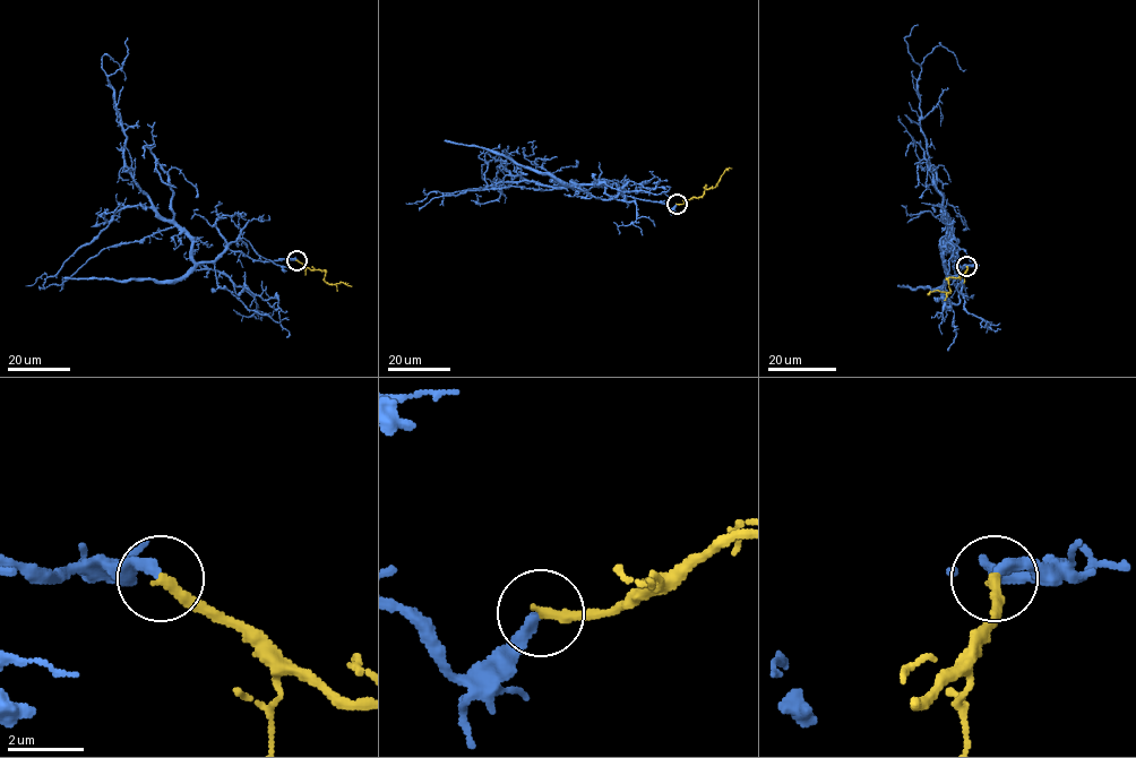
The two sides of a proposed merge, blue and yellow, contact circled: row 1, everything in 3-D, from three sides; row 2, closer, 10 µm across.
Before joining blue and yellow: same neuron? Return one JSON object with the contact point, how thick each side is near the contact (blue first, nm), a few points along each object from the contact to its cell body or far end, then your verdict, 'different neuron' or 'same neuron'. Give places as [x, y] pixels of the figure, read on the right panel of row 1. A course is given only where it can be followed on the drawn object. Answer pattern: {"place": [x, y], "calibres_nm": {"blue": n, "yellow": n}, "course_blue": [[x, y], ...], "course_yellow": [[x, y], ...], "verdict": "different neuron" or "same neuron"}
{"place": [966, 266], "calibres_nm": {"blue": 300, "yellow": 280}, "course_blue": [[966, 266], [955, 252], [941, 263], [948, 222], [918, 91], [939, 43], [966, 69]], "course_yellow": [[966, 266], [961, 276], [949, 277], [949, 293], [934, 290], [928, 295]], "verdict": "same neuron"}

